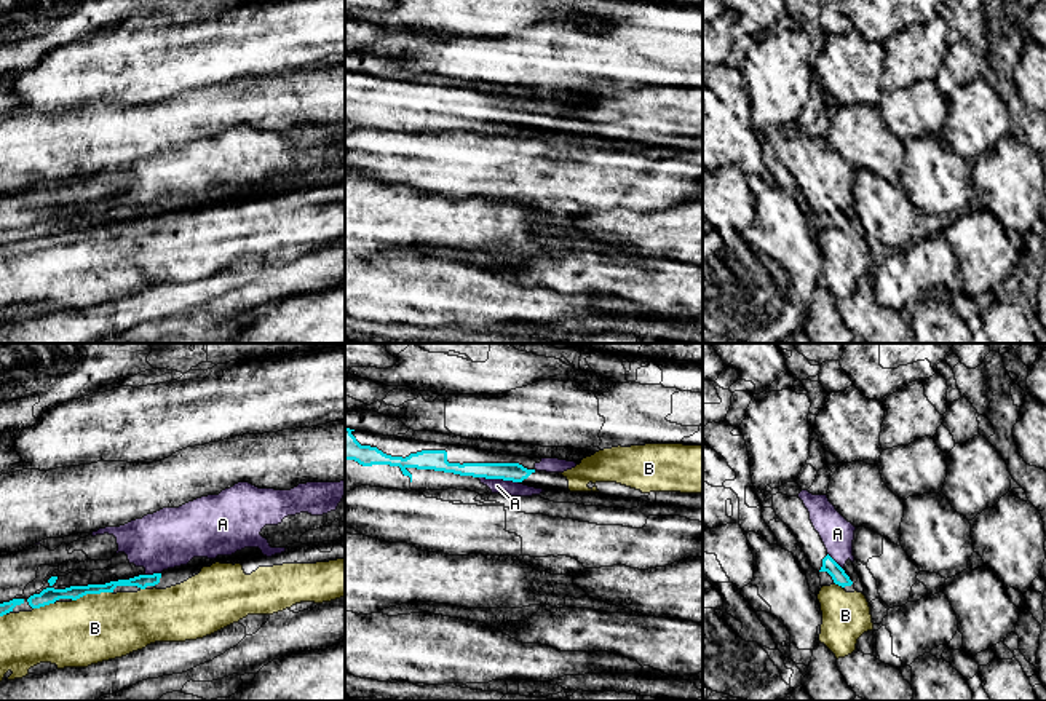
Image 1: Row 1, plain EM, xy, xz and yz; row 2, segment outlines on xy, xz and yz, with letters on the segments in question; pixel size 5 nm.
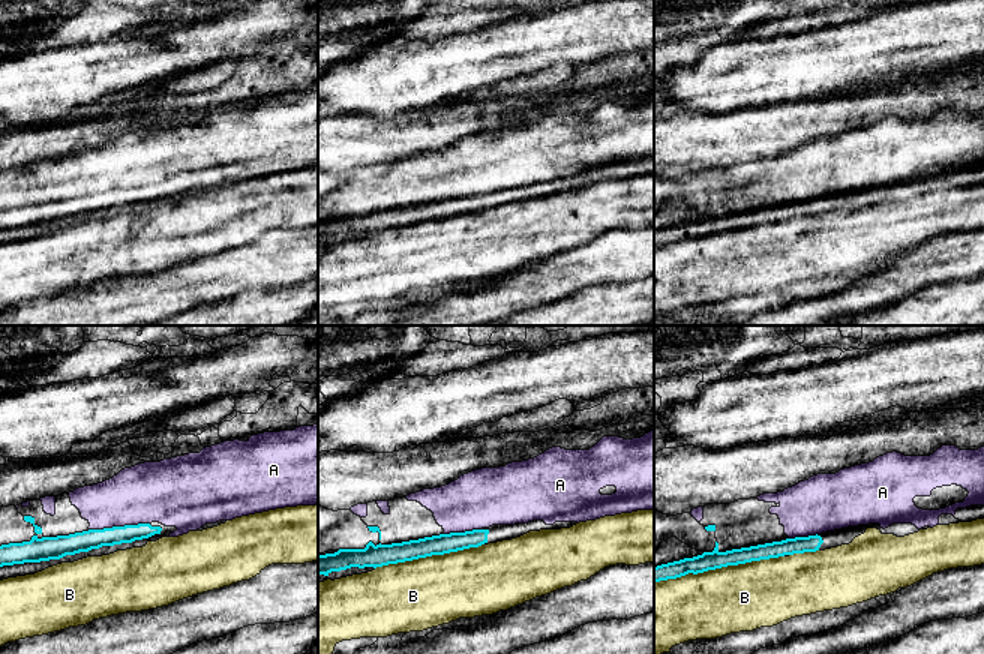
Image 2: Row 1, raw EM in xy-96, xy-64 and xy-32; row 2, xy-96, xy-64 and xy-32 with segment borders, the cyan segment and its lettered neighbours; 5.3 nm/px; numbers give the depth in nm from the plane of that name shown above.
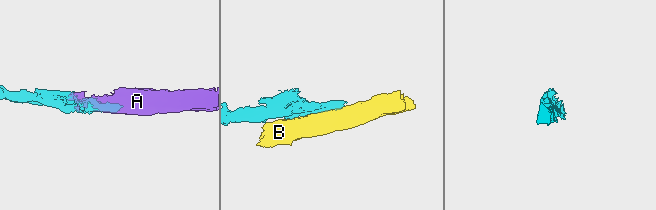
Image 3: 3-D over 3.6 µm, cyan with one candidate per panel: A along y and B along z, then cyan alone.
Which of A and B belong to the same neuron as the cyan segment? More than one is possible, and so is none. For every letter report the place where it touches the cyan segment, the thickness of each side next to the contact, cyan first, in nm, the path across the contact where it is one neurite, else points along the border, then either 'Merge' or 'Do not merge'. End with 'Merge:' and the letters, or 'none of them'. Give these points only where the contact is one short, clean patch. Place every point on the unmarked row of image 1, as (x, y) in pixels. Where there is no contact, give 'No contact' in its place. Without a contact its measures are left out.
A: Touches cyan at xz (499, 120). Thickness 100 nm (cyan) against 80 nm. Merge
B: Touches cyan at xy (91, 235). Thickness 80 nm (cyan) against 340 nm. Do not merge
Merge: A

